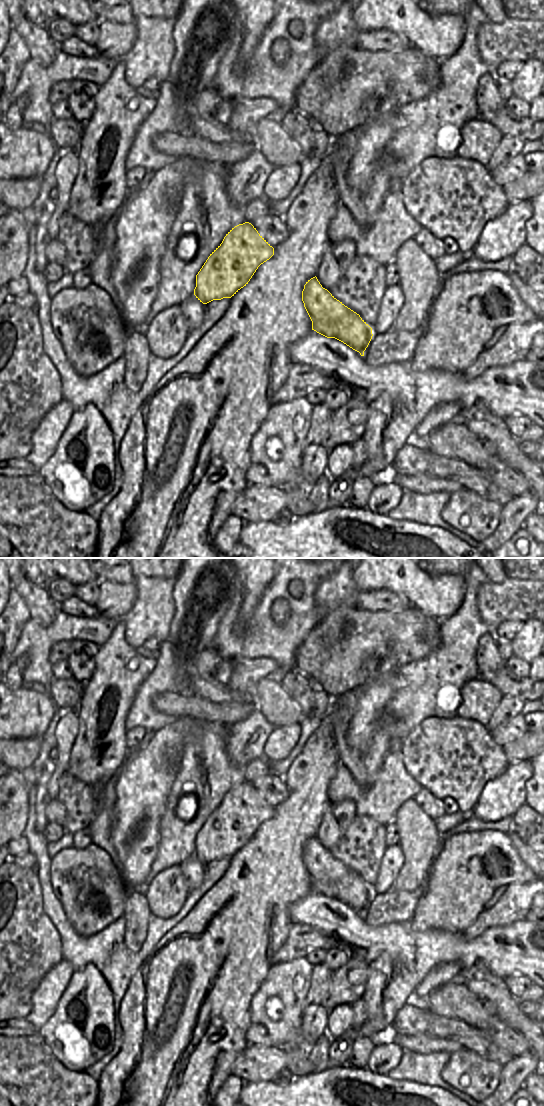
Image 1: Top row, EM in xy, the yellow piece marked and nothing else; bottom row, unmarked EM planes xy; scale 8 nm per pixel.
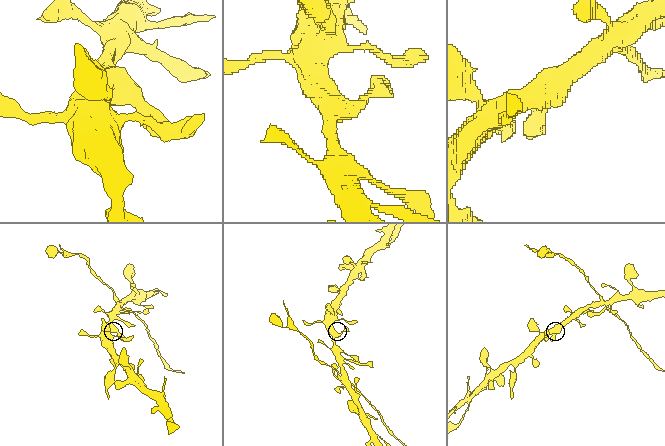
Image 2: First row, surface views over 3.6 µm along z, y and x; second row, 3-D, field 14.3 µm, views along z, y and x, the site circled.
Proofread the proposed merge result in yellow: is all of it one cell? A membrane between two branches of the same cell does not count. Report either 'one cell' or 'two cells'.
one cell

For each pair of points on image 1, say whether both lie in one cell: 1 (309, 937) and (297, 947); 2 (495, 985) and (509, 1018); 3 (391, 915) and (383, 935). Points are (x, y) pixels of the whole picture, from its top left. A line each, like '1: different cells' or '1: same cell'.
1: same cell
2: same cell
3: different cells

